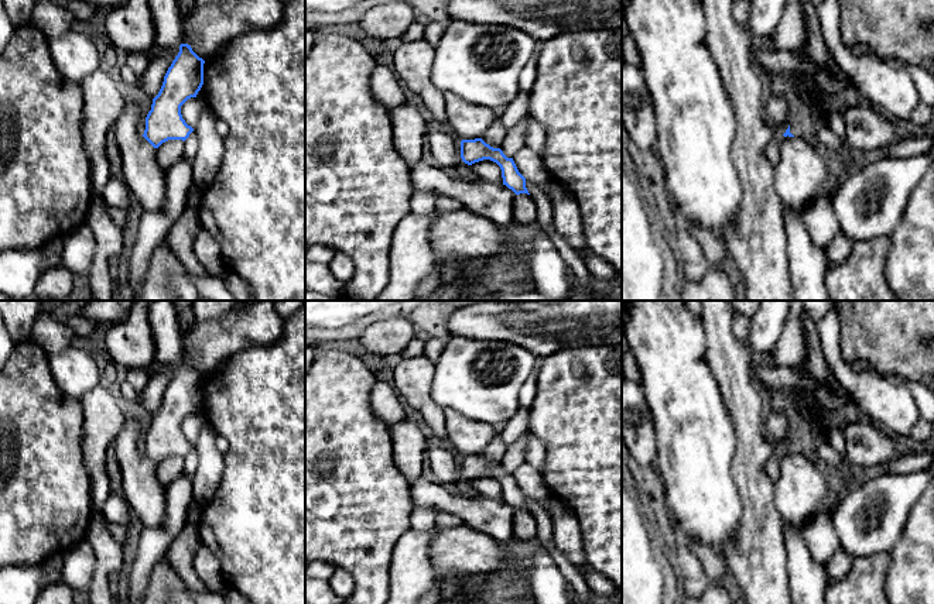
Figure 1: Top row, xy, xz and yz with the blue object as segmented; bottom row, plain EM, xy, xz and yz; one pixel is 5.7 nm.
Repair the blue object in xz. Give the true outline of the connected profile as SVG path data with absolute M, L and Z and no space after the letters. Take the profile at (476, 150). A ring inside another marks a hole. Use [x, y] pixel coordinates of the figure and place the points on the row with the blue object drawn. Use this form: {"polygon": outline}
{"polygon": "M437 130L427 131L427 138L437 167L452 172L459 162L472 165L490 159L500 167L503 185L516 195L530 195L526 188L526 178L519 172L513 158L507 158L500 148L490 147L482 138L461 141L454 133Z"}

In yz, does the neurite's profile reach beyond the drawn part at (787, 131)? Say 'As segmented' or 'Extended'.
Extended

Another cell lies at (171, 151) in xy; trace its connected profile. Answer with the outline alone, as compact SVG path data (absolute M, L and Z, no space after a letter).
M168 140L155 148L155 161L165 171L177 164L184 155L182 140Z

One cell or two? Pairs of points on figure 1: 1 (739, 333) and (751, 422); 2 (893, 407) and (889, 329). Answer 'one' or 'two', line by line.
1: two
2: two

